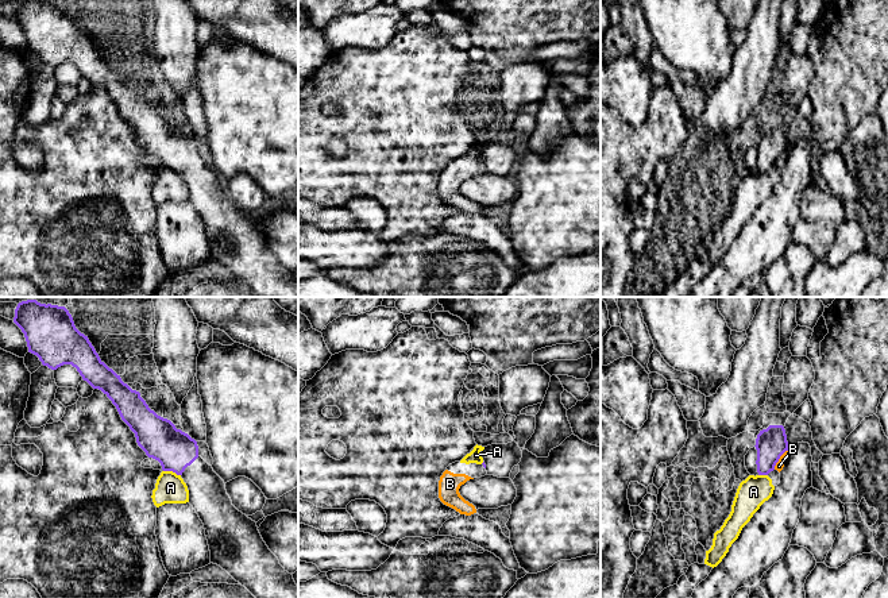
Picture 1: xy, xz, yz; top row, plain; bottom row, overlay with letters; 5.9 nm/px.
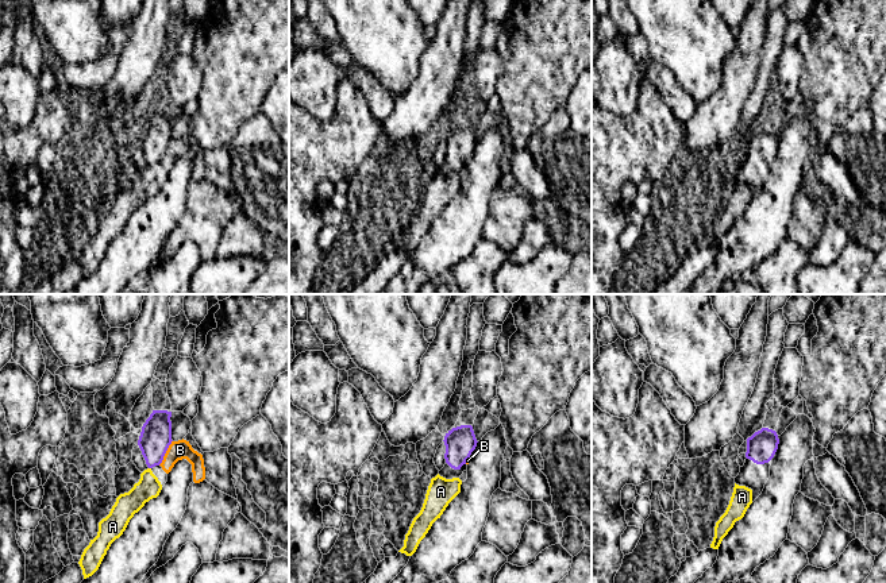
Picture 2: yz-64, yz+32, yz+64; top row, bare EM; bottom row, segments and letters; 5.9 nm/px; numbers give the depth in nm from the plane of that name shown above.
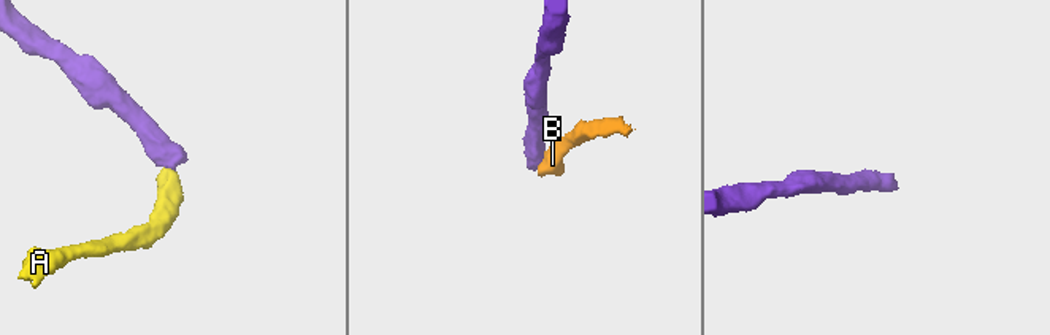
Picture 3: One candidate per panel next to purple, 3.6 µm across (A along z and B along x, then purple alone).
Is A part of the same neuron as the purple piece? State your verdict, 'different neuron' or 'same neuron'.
different neuron

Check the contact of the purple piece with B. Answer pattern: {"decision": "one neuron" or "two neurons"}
{"decision": "two neurons"}

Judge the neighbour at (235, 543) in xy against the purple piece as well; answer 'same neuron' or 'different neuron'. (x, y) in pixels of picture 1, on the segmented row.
same neuron

